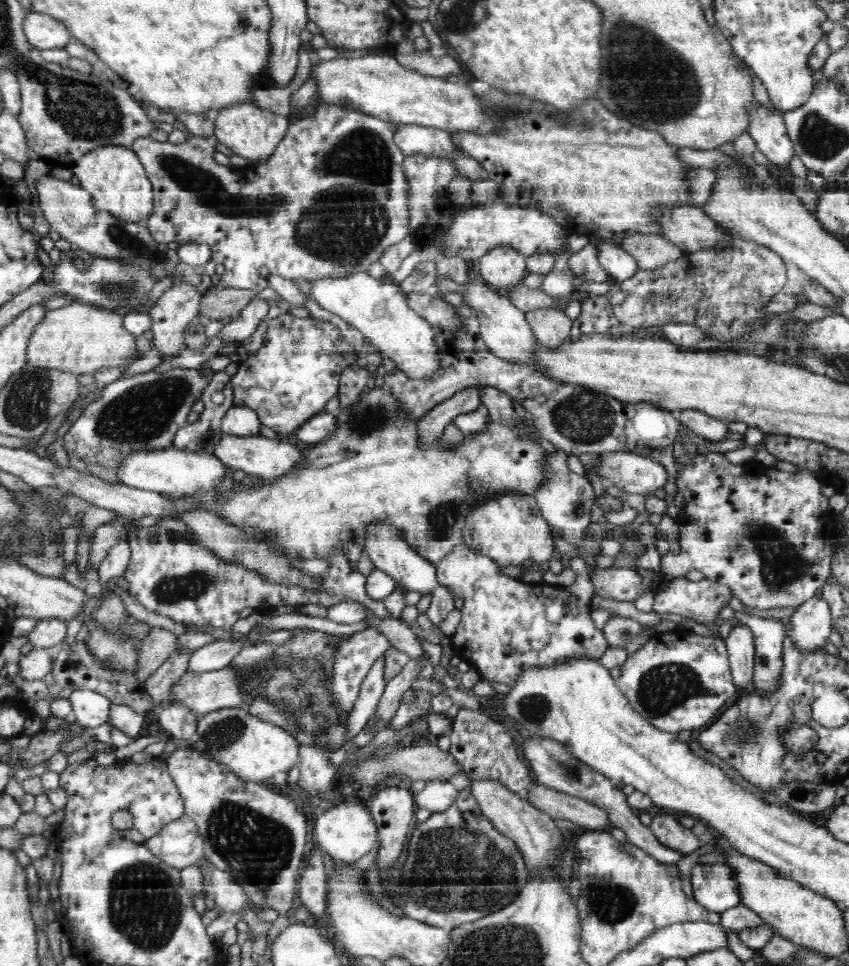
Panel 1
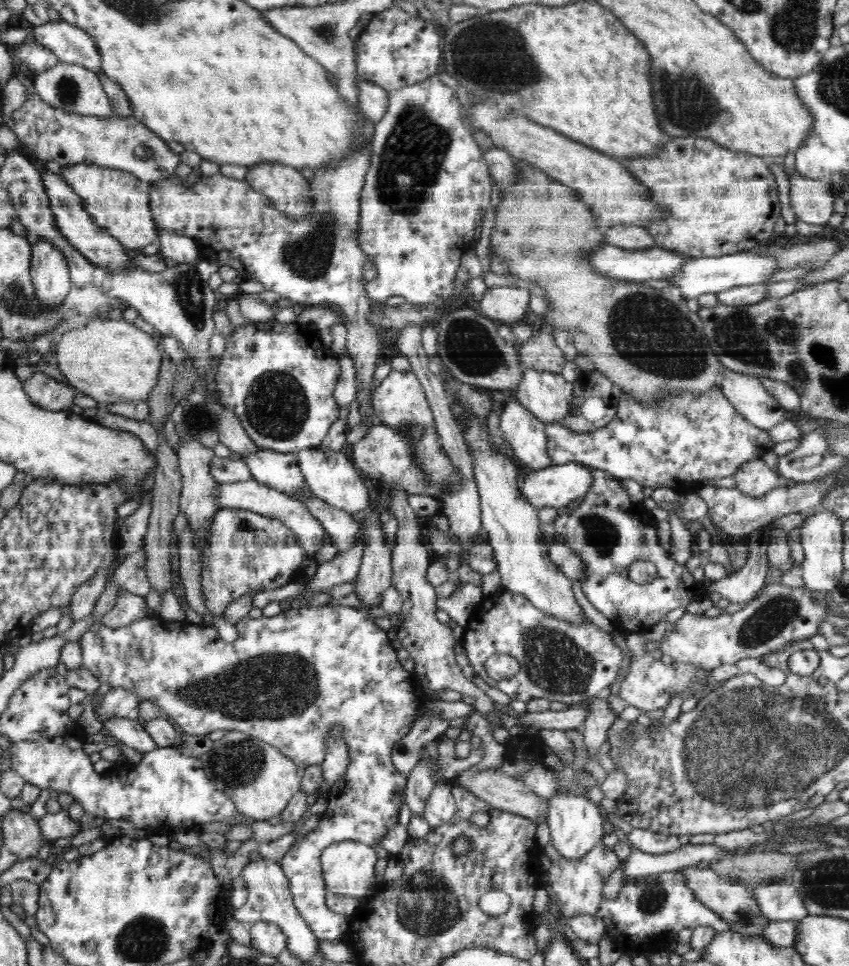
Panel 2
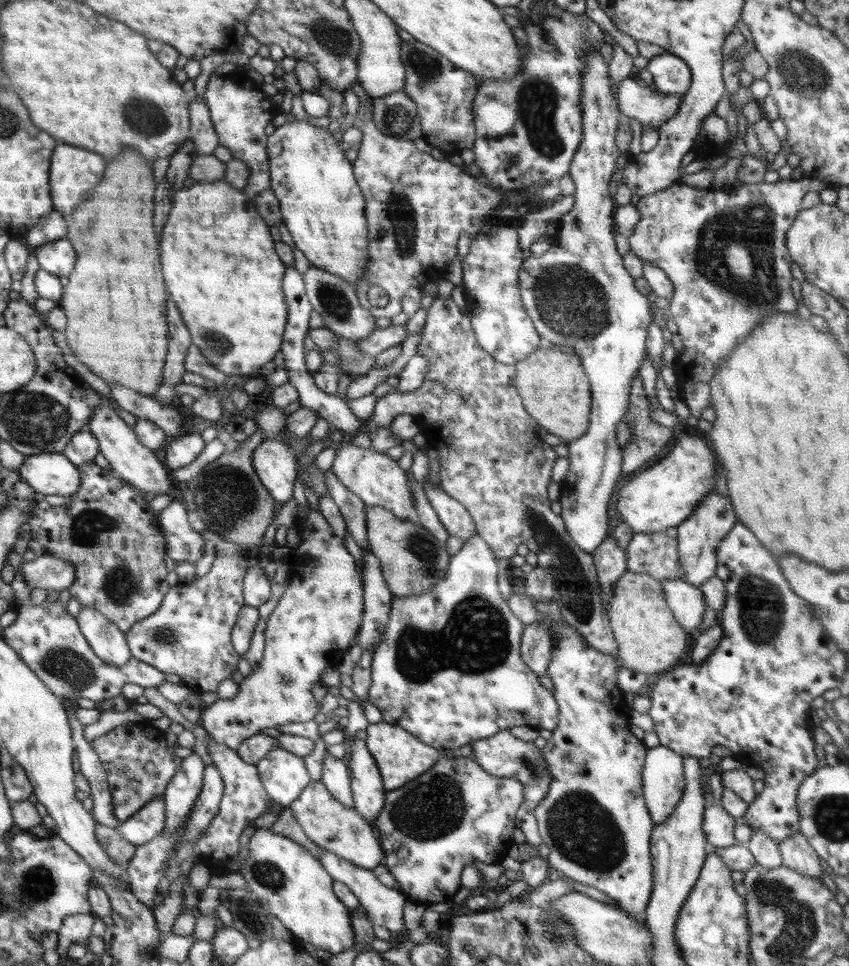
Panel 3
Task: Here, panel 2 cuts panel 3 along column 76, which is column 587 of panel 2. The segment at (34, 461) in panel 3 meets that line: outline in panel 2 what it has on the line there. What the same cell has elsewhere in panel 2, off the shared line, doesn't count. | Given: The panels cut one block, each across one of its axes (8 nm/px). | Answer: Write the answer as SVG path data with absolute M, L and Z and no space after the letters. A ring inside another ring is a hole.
M566 462L532 471L524 478L521 486L523 497L538 510L562 510L579 496L584 496L592 480L592 467L585 463Z

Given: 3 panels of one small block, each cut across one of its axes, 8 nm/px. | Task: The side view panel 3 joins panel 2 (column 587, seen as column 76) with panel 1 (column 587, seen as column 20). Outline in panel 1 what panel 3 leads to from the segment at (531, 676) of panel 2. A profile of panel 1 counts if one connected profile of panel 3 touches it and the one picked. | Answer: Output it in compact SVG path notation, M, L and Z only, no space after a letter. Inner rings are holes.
M463 542L456 545L446 558L435 563L437 579L454 593L454 598L463 598L461 621L450 637L454 654L470 664L483 681L498 682L512 687L527 669L532 666L554 666L568 660L591 658L600 661L609 644L603 630L594 625L590 615L592 597L595 595L591 575L584 559L573 560L577 577L570 586L549 585L536 577L519 579L499 573L500 566L490 557L478 554Z

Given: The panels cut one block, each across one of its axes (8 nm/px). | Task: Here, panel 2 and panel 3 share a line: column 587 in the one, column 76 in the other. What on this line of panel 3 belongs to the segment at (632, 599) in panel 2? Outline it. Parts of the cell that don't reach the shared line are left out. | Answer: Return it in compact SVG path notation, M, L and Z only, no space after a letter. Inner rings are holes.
M94 461L78 466L78 471L81 475L80 486L76 492L66 496L66 504L51 506L43 500L32 510L32 516L26 523L30 524L32 540L42 544L46 554L70 561L74 565L76 576L68 591L72 597L78 599L80 606L100 611L120 630L126 632L136 622L154 614L171 587L166 582L166 539L164 540L162 532L158 532L158 512L150 510L150 500L146 500L138 492L136 485L116 478L116 475L112 476Z

